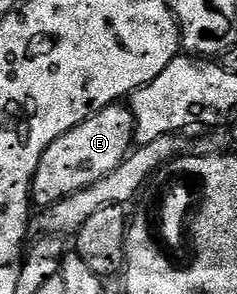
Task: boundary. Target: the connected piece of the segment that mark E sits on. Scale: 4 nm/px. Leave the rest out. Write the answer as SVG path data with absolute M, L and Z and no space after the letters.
M126 105L107 106L89 116L89 120L65 132L65 136L57 136L57 140L45 148L45 156L41 156L41 164L37 164L37 172L33 176L32 203L36 207L46 208L57 204L57 200L65 200L65 196L73 196L73 192L89 188L89 184L97 184L97 180L105 180L109 172L127 159L134 142L135 121Z

